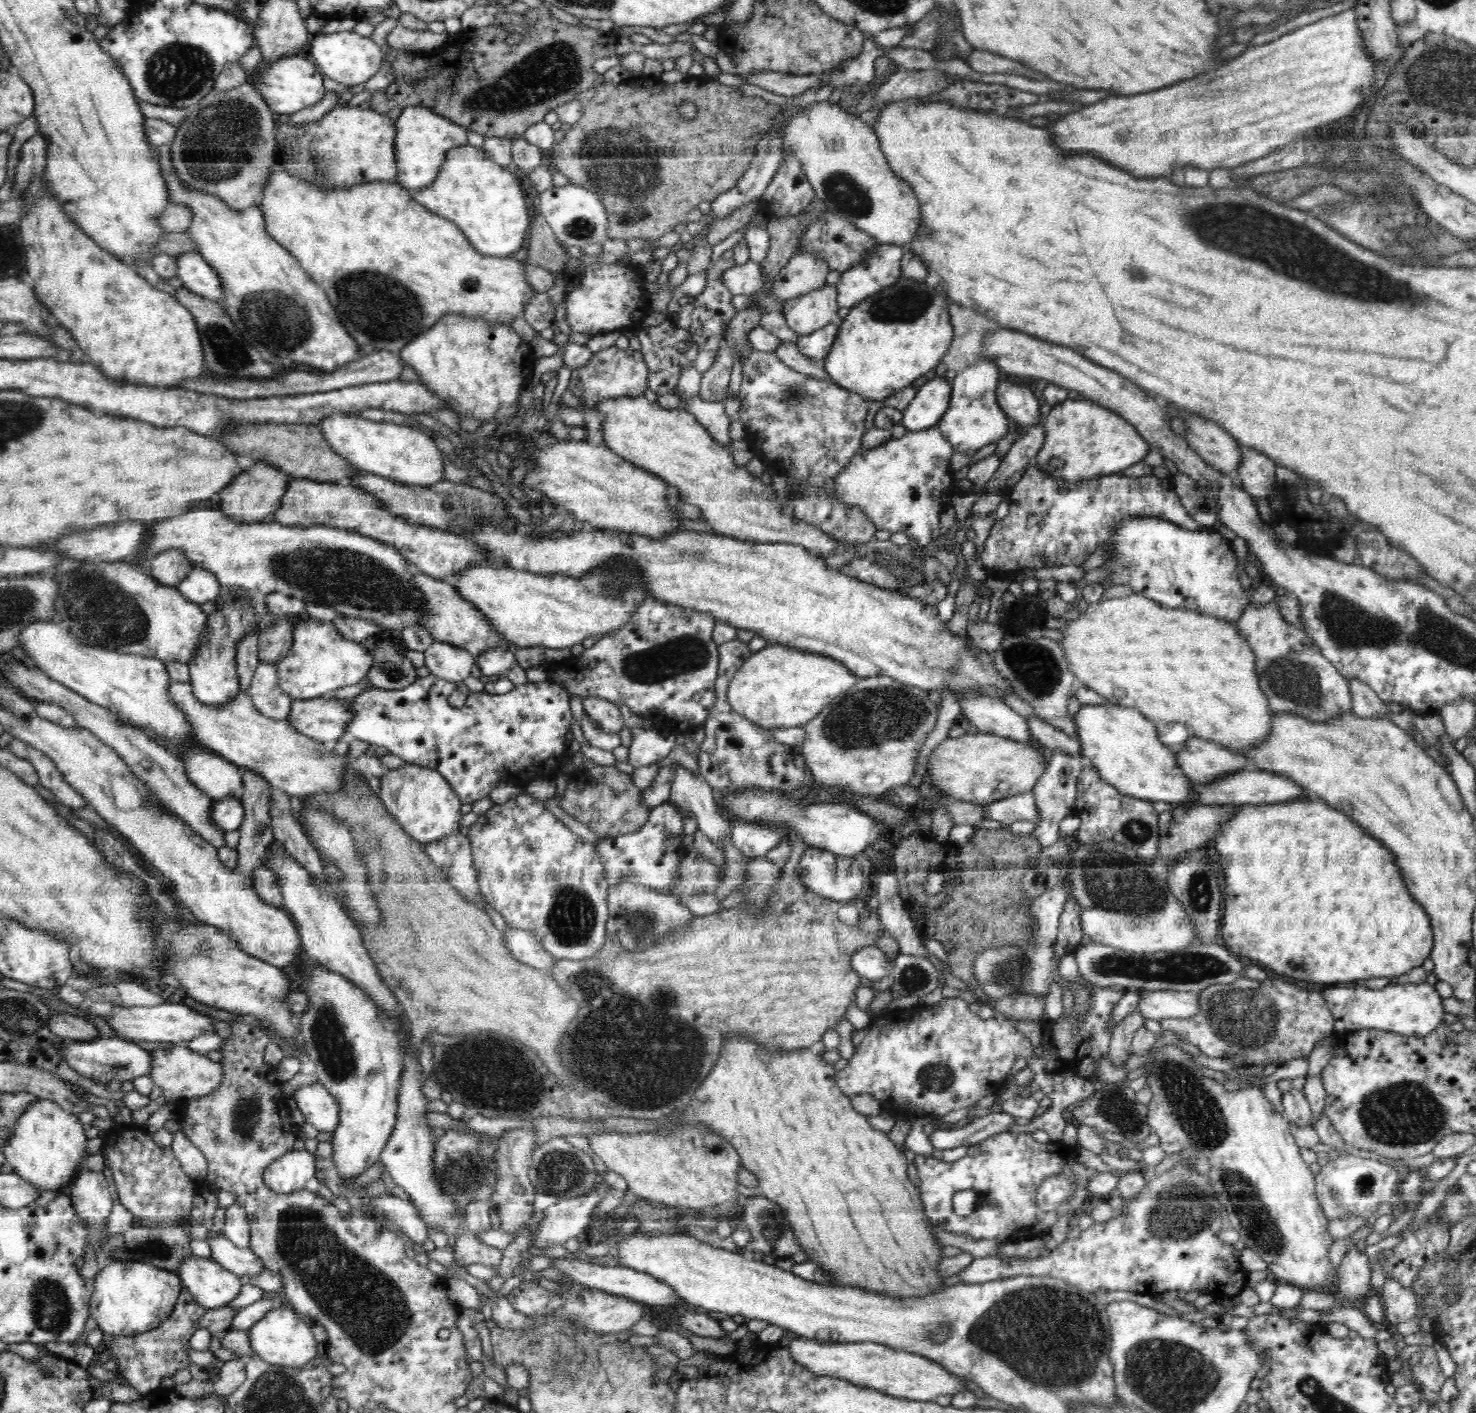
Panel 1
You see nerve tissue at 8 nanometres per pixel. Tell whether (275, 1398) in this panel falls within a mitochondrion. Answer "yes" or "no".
yes

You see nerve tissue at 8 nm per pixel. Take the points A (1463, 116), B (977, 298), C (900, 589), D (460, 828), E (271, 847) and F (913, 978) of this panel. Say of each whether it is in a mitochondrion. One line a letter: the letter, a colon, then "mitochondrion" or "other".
A: mitochondrion
B: other
C: other
D: other
E: other
F: mitochondrion

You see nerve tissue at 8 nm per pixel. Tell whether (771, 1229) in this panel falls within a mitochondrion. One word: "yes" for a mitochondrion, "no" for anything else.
yes

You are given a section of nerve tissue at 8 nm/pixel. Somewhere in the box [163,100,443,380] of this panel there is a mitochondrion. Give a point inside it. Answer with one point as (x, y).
(380, 308)

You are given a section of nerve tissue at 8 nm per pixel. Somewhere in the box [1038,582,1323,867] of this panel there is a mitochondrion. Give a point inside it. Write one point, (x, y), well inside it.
(1136, 832)

